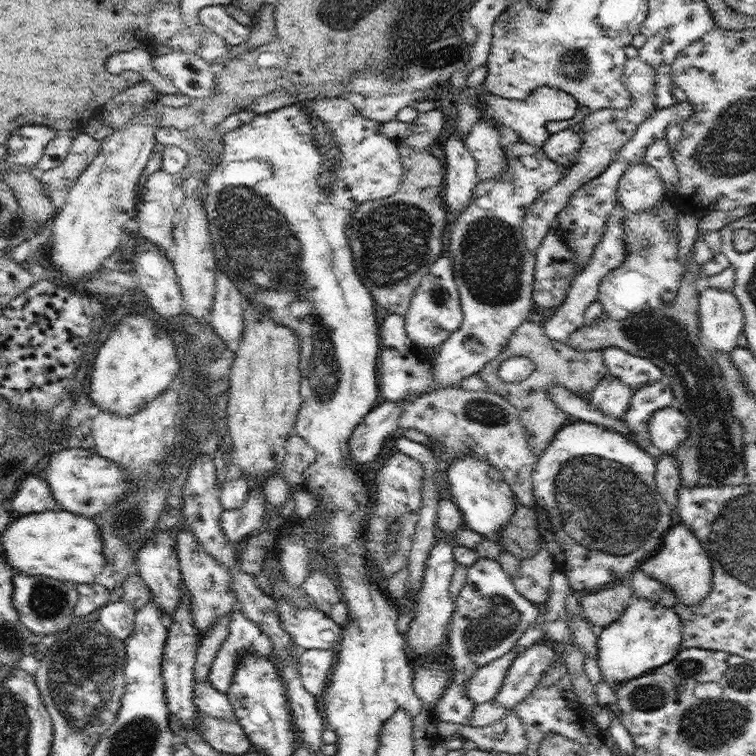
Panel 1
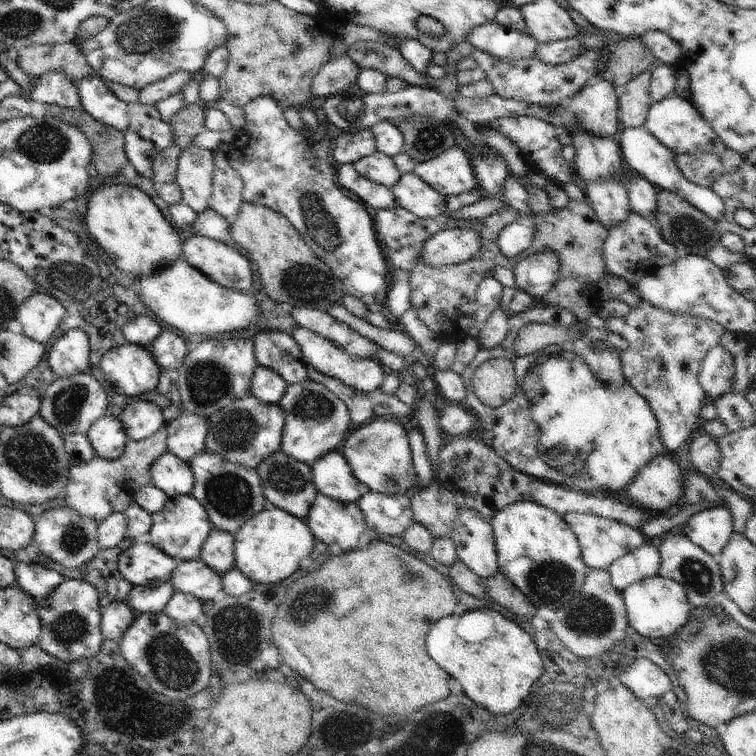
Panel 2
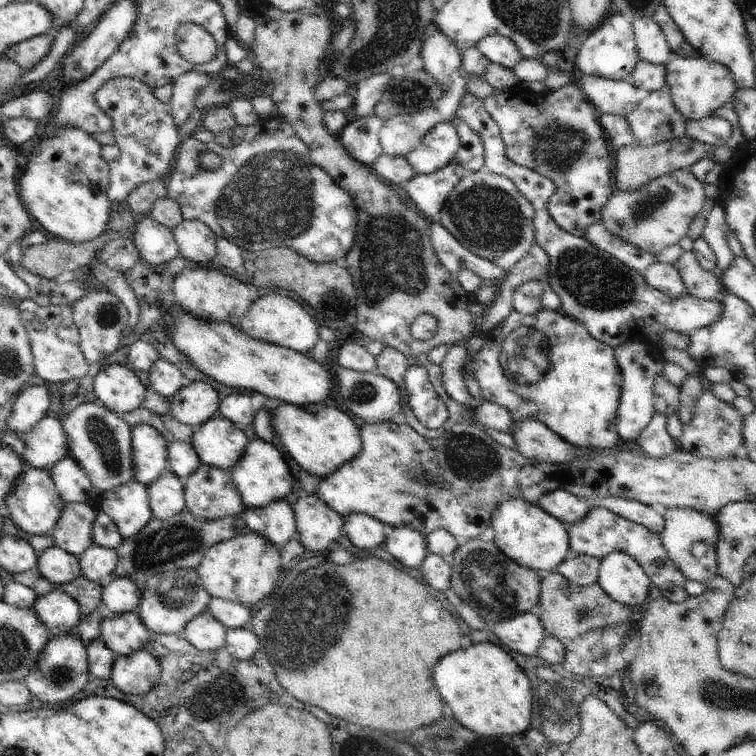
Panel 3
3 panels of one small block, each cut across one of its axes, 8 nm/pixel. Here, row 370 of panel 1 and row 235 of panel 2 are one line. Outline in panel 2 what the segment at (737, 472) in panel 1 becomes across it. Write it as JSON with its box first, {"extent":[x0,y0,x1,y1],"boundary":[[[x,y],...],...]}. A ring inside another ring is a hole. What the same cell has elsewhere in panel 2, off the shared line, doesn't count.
{"extent":[654,189,722,258],"boundary":[[[661,189],[657,194],[655,218],[654,226],[660,229],[666,242],[677,248],[679,258],[687,254],[706,257],[708,252],[717,246],[722,236],[722,232],[713,218],[710,218],[705,212],[699,211],[698,208],[690,204],[690,201],[675,192],[664,189]]]}

